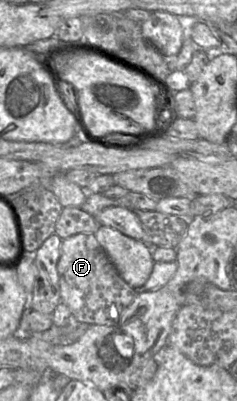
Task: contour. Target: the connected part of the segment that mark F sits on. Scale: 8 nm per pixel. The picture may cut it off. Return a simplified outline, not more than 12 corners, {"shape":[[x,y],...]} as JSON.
{"shape":[[93,233],[62,240],[61,302],[115,323],[137,293]]}

